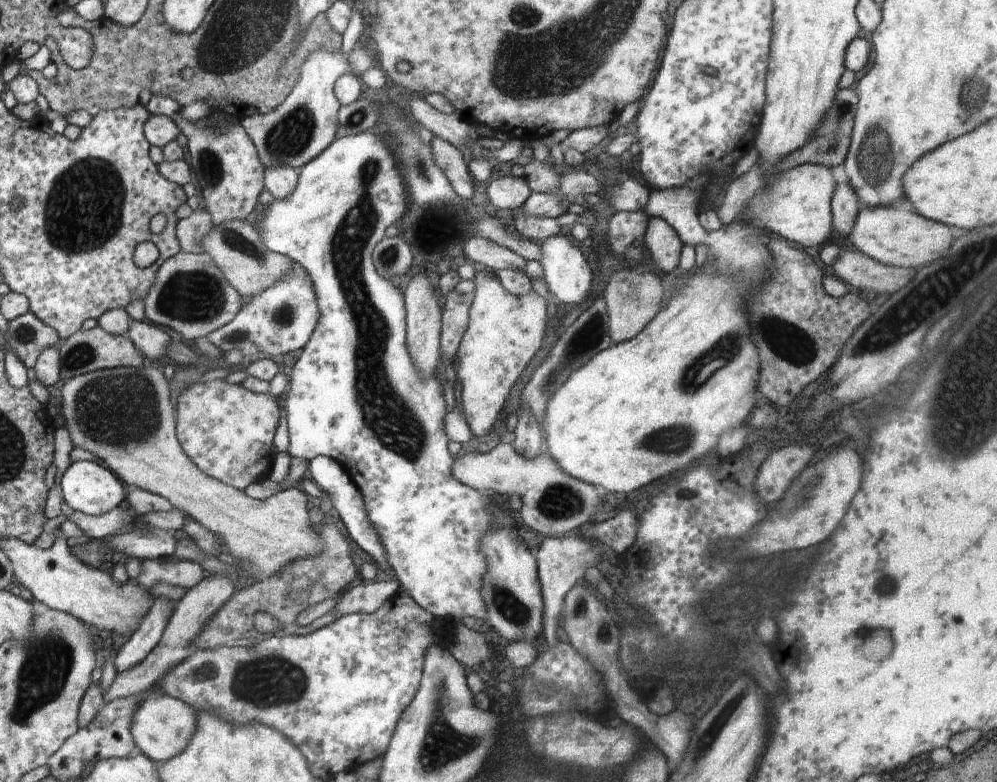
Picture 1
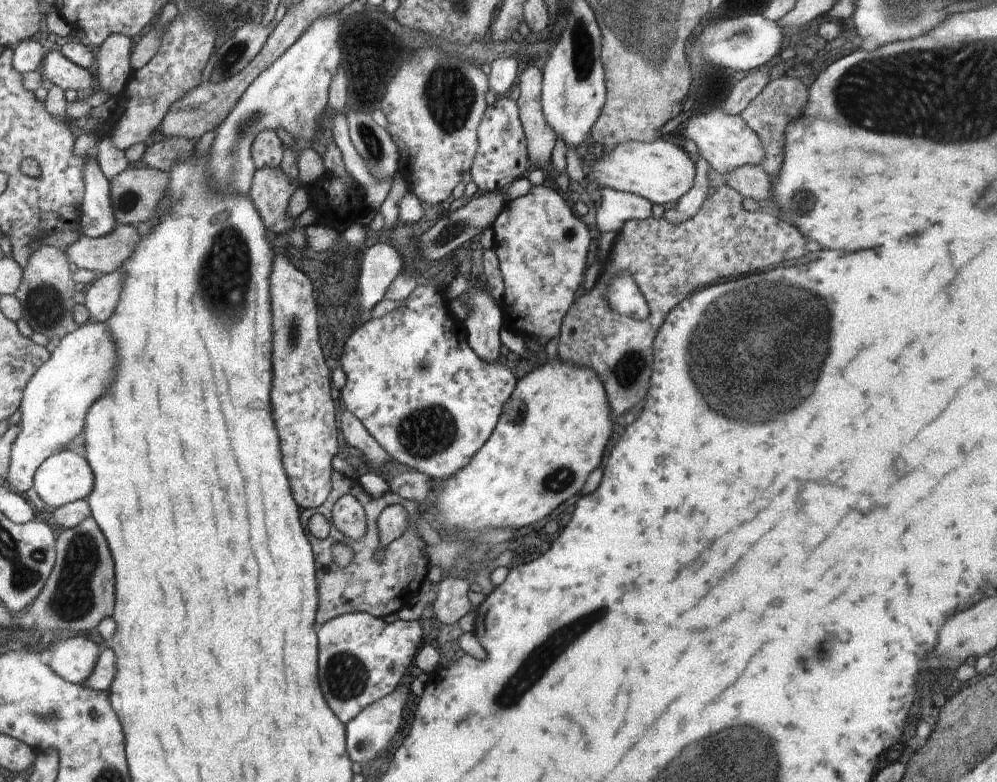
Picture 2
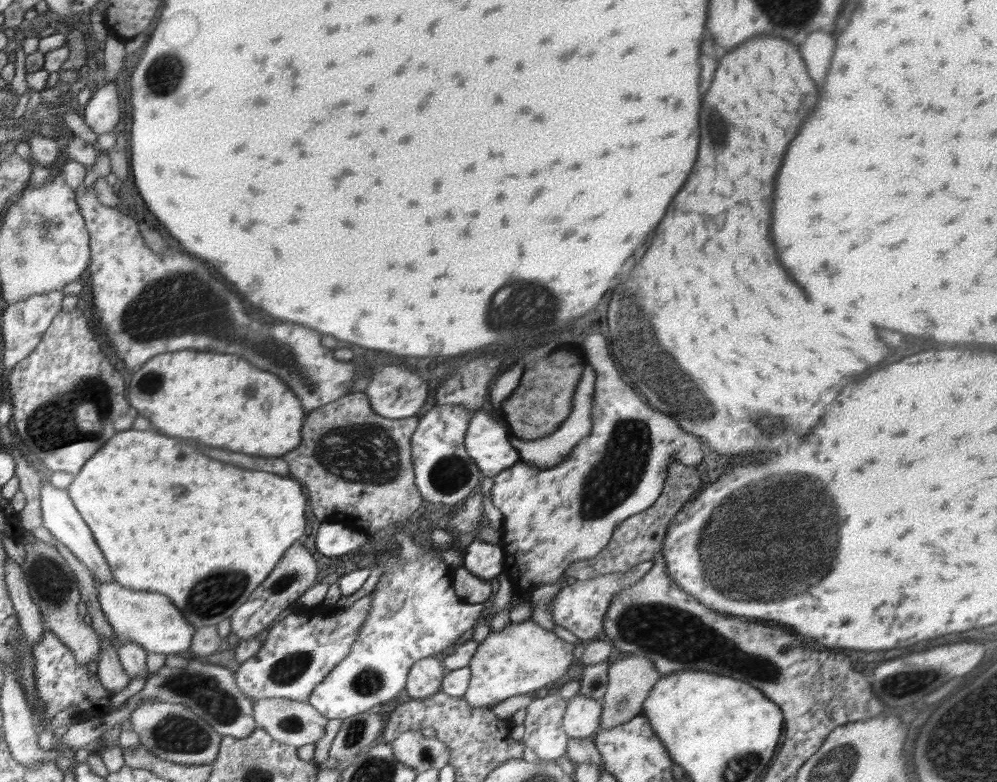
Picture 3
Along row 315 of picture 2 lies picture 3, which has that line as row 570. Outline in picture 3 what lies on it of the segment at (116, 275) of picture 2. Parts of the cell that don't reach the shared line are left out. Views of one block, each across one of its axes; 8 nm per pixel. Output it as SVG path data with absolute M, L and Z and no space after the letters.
M50 482L42 484L42 488L40 488L40 506L44 528L47 528L50 534L56 537L58 541L62 541L70 549L70 552L82 564L87 566L98 584L114 583L115 579L112 575L112 570L108 568L108 561L106 561L106 557L104 557L102 551L98 548L96 542L94 542L94 536L90 532L90 528L88 528L74 503L70 500L68 491L54 488Z

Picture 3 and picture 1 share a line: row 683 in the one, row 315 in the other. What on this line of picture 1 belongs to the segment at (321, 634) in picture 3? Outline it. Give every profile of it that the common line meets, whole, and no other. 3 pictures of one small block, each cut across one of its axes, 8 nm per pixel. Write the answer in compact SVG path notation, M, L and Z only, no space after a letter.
M293 264L290 272L276 282L262 290L252 300L242 305L242 310L232 319L232 322L211 332L206 340L222 350L222 353L235 353L240 350L243 358L257 352L264 352L268 356L284 356L296 350L302 350L318 324L320 312L318 302L314 296L312 282L306 270L298 264Z

